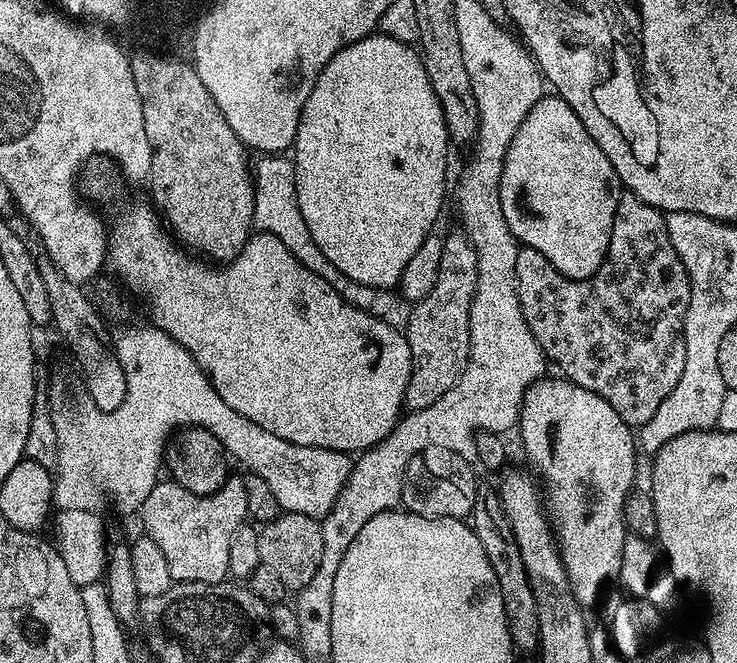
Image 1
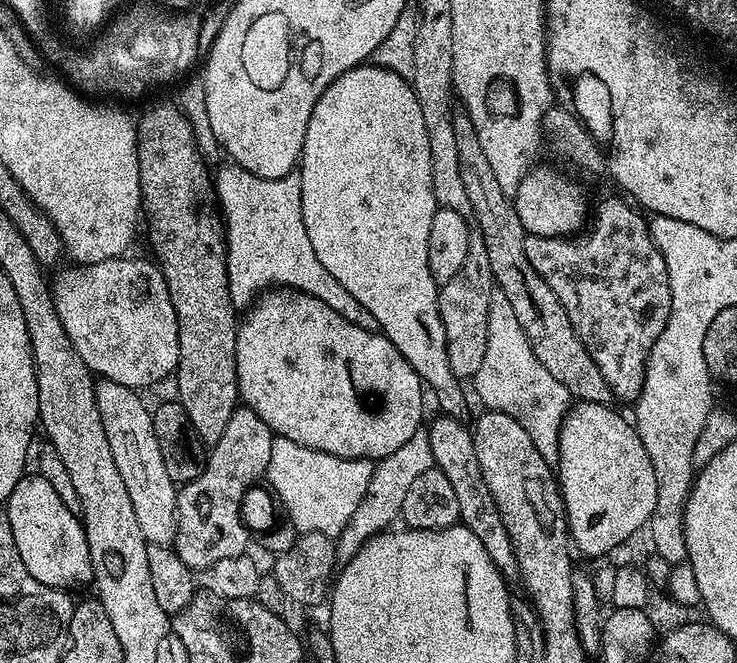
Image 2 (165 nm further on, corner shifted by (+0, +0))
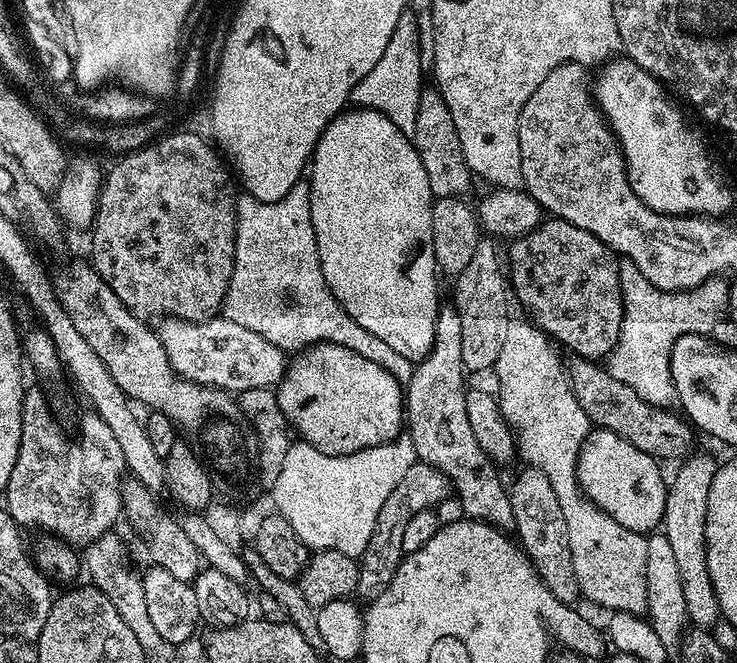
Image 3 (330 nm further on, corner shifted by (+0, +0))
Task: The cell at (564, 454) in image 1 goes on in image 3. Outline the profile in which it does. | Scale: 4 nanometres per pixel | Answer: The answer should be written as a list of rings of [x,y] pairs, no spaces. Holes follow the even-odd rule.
[[[605,428],[589,431],[588,440],[580,447],[578,482],[584,495],[594,501],[614,522],[631,532],[651,533],[661,527],[666,510],[668,484],[660,473],[657,457],[630,446]]]

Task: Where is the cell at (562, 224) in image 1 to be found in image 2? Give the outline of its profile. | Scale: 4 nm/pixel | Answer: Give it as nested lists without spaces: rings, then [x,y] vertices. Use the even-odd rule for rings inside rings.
[[[536,166],[529,170],[526,178],[522,178],[522,186],[518,186],[514,203],[518,210],[518,218],[522,218],[524,231],[530,236],[572,238],[580,227],[585,227],[590,216],[590,204],[588,208],[588,200],[584,197],[583,190],[566,173],[559,172],[556,168]]]

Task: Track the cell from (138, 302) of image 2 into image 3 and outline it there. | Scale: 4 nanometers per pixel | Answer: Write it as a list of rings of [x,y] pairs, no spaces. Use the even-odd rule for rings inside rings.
[[[171,318],[163,321],[158,331],[160,341],[166,350],[166,358],[170,358],[170,366],[182,380],[190,380],[194,384],[206,384],[210,388],[223,388],[225,392],[239,394],[246,390],[259,388],[272,388],[279,385],[284,376],[290,360],[289,357],[274,342],[266,342],[262,334],[254,334],[254,330],[246,330],[246,326],[237,326],[223,318],[204,320],[195,324],[189,320],[174,320]]]

